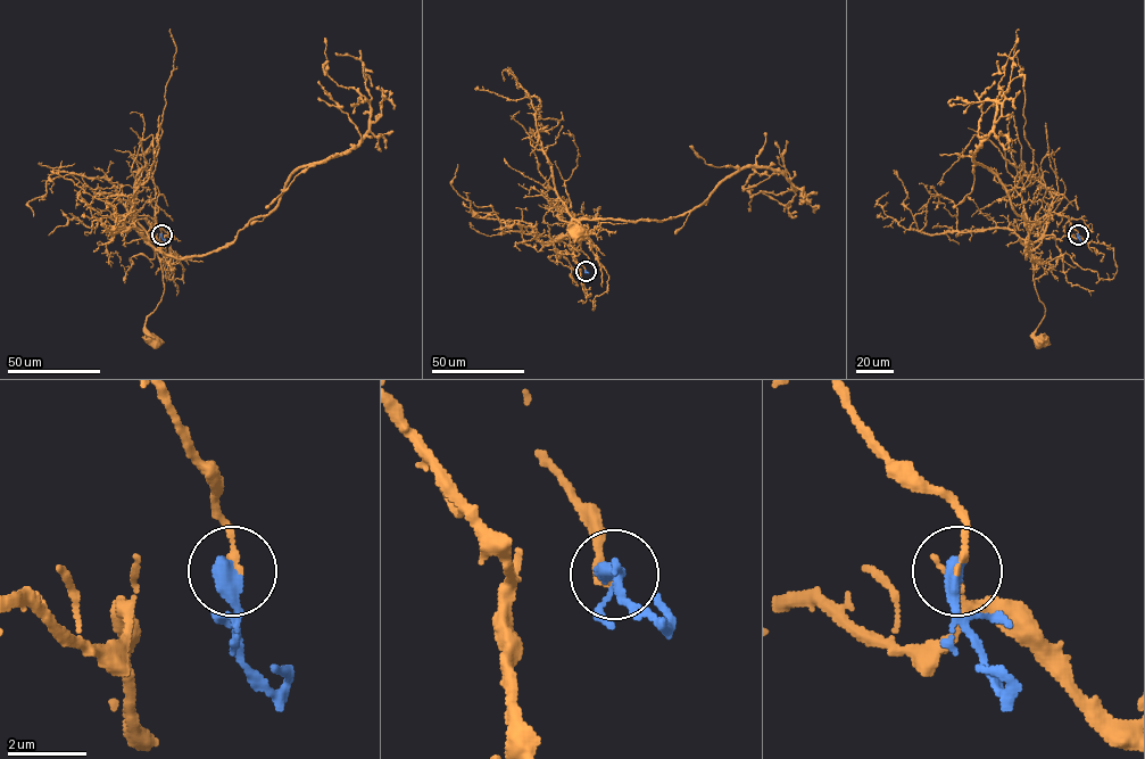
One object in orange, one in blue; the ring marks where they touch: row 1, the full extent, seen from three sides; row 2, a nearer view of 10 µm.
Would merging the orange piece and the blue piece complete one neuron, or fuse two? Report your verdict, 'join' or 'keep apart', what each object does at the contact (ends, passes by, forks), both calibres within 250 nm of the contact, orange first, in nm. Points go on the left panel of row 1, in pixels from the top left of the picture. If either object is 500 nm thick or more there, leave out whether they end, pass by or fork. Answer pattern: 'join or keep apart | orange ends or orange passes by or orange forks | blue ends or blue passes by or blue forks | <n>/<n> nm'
join | orange ends | blue ends | 140/480 nm

